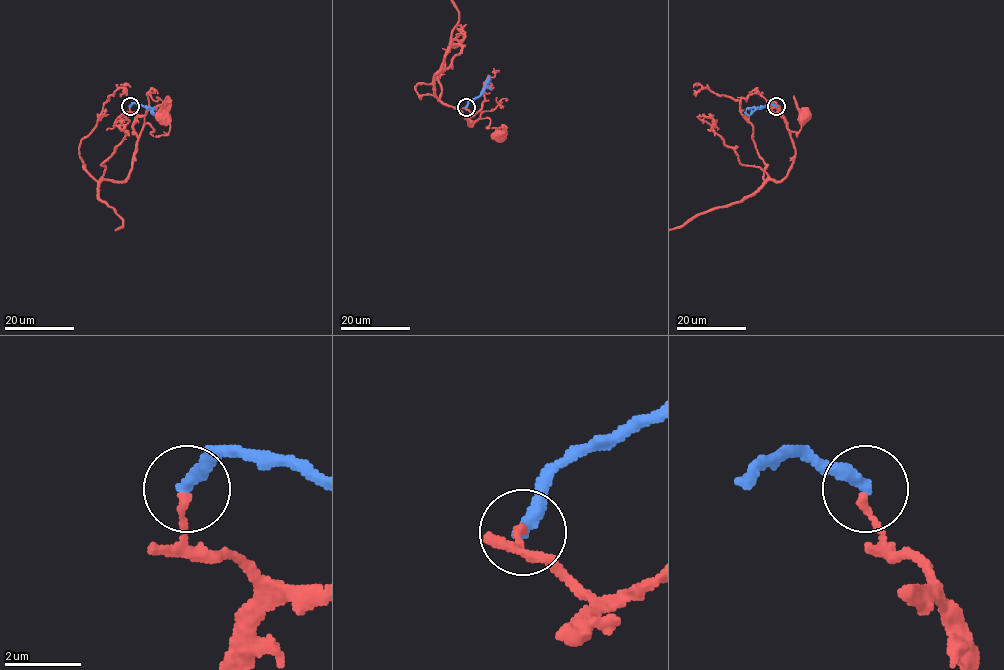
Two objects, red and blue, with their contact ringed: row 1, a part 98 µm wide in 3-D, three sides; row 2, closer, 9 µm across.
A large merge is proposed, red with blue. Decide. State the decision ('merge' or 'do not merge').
do not merge

